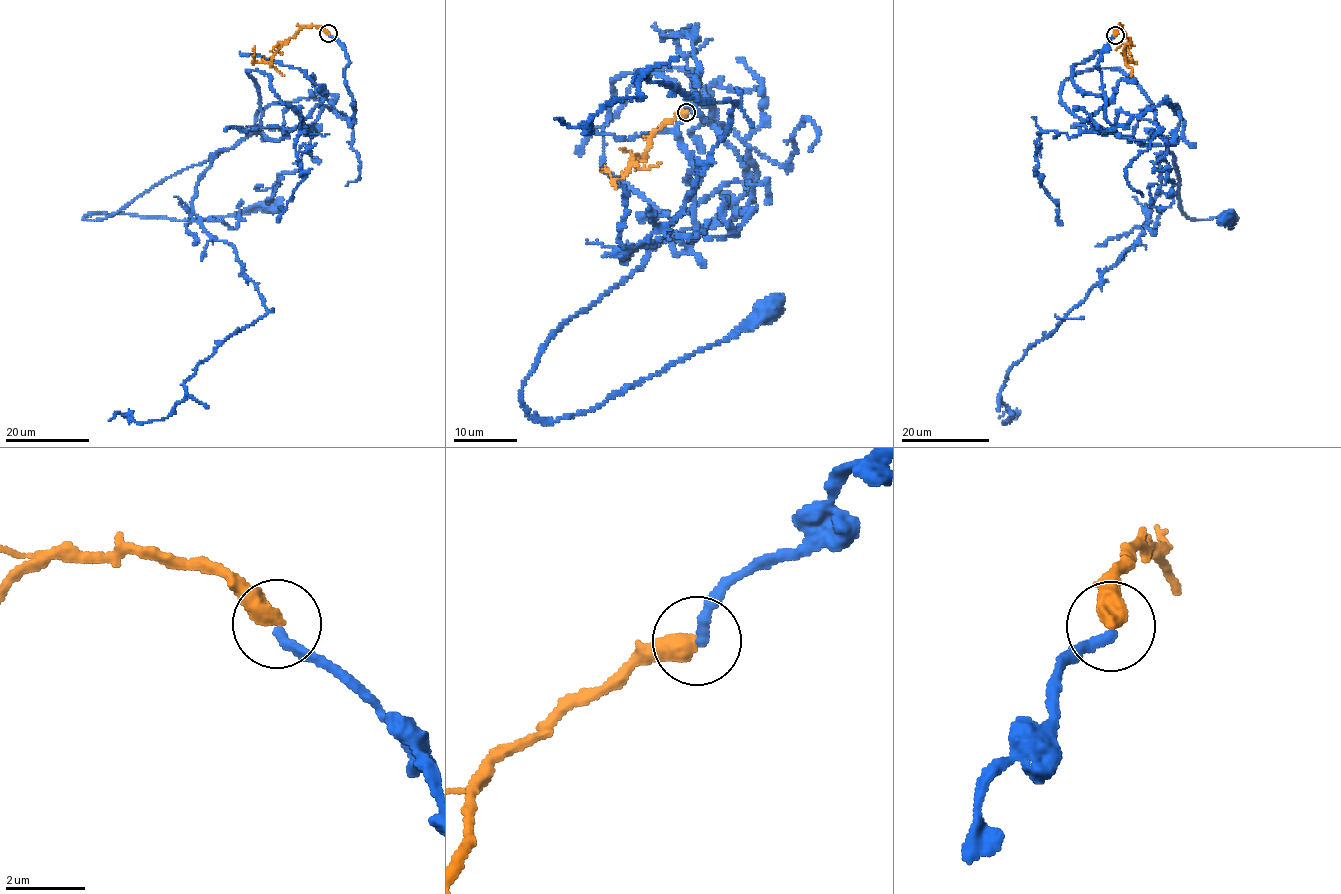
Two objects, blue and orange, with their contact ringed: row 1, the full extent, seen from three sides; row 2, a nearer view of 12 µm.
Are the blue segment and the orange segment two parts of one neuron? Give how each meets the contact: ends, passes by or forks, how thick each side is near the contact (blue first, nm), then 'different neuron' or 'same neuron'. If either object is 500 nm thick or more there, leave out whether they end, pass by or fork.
calibres 260 and 500 nm; different neuron

